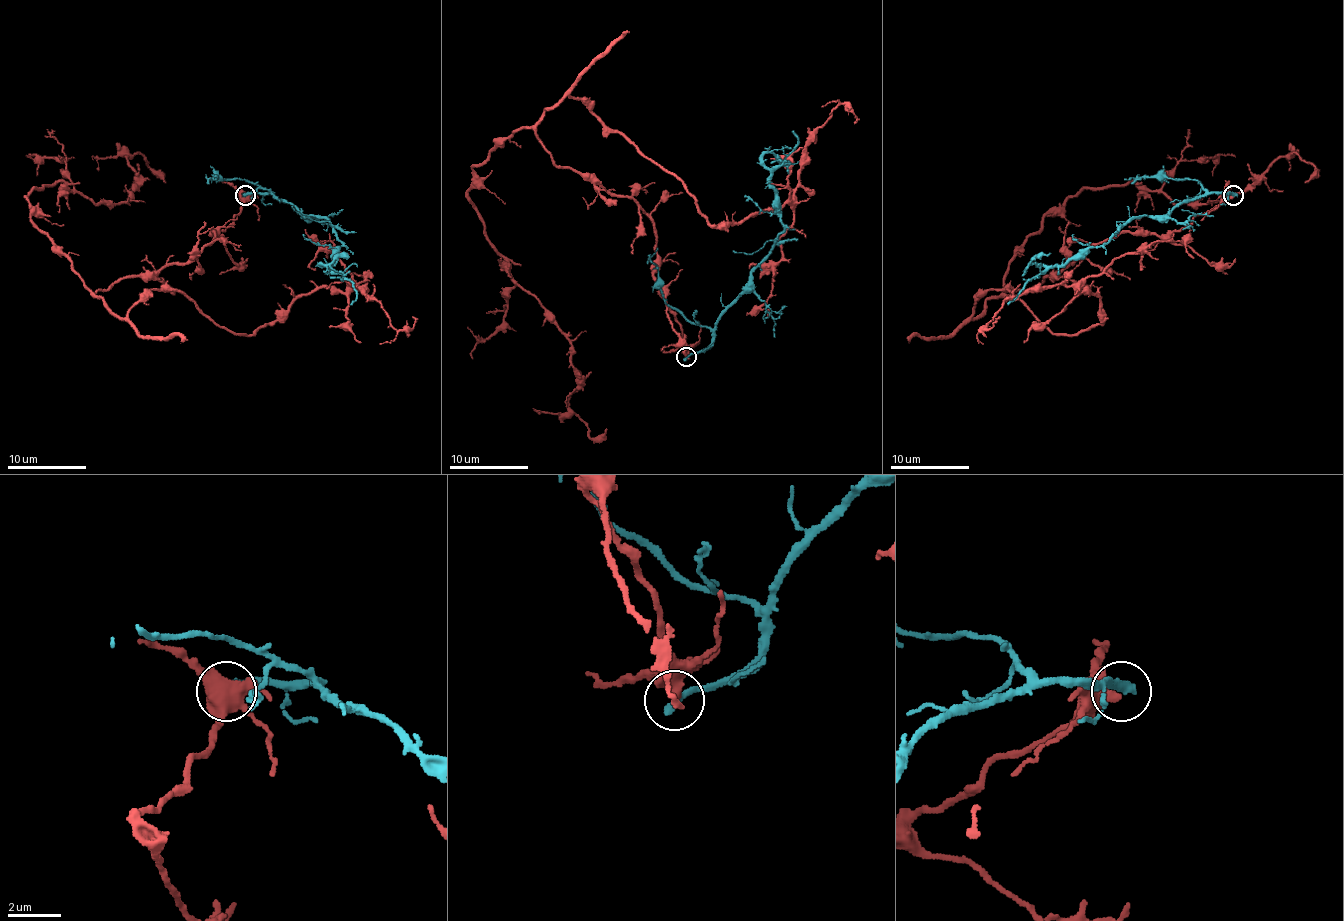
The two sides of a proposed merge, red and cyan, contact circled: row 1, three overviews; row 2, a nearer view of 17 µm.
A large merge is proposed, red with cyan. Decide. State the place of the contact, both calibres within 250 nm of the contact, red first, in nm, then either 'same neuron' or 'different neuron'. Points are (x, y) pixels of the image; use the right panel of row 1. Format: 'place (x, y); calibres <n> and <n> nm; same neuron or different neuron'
place (1233, 195); calibres 480 and 360 nm; different neuron

